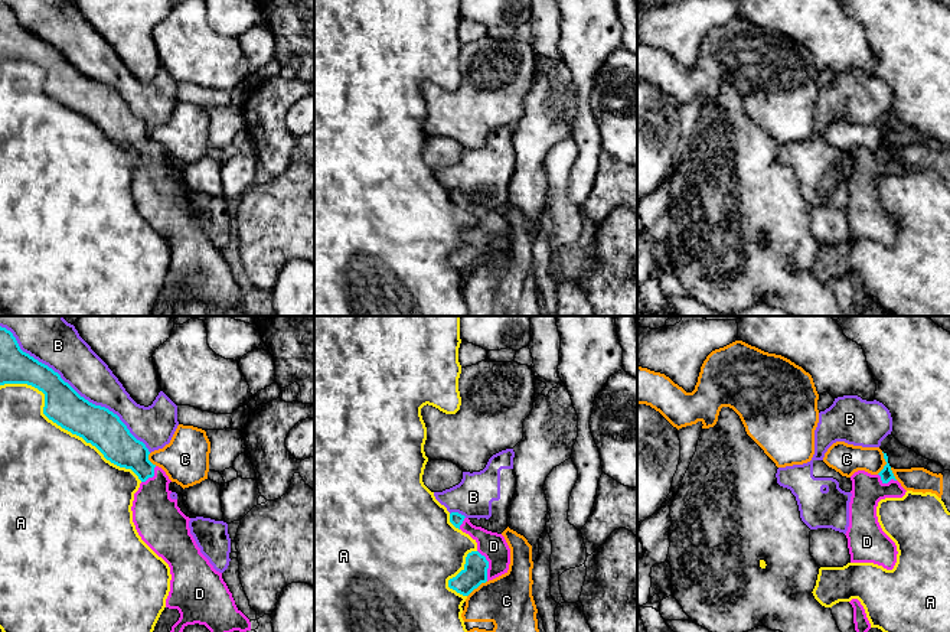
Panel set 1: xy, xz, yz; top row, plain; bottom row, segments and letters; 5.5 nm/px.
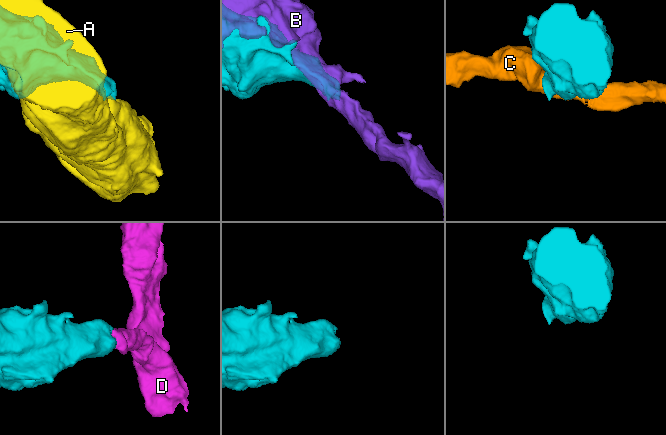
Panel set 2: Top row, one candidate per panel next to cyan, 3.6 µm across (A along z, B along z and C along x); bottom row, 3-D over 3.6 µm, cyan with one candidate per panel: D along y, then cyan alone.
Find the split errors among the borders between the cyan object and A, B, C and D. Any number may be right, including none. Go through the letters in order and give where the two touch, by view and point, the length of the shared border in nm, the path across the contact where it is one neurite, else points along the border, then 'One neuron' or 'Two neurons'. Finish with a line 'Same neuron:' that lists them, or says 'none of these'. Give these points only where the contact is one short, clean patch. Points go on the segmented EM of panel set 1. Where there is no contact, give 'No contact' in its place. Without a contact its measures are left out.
A: Touches cyan at xy (62, 427). Shared border 950 nm. Two neurons
B: Touches cyan at xy (74, 390). Shared border 1100 nm. Two neurons
C: Touches cyan at yz (887, 463). Shared border 130 nm. Boundary: yz (882, 452), (885, 465), (877, 474). Two neurons
D: Touches cyan at xz (487, 566). Shared border 190 nm. Path across: xz (474, 573), (487, 566), (493, 556), (493, 546). One neuron
Same neuron: D

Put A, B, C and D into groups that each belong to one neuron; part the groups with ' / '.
A / B / C / D

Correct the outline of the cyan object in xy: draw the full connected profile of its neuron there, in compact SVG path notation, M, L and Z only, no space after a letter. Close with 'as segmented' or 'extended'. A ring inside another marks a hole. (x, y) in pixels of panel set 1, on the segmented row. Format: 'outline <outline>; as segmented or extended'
outline M0 326L0 385L27 384L45 394L43 414L62 429L95 446L111 463L131 469L141 480L133 501L133 522L141 540L170 567L170 592L166 607L177 609L179 620L170 632L183 632L187 625L205 625L210 632L251 631L249 619L236 607L232 593L209 560L200 553L189 521L177 499L172 499L166 472L148 460L148 449L137 440L117 414L81 397L58 372L23 352L10 330Z; extended

